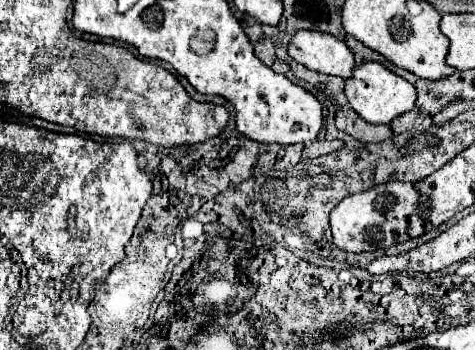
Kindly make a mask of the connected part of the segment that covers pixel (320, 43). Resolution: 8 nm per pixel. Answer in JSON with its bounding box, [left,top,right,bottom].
[289,30,355,78]

